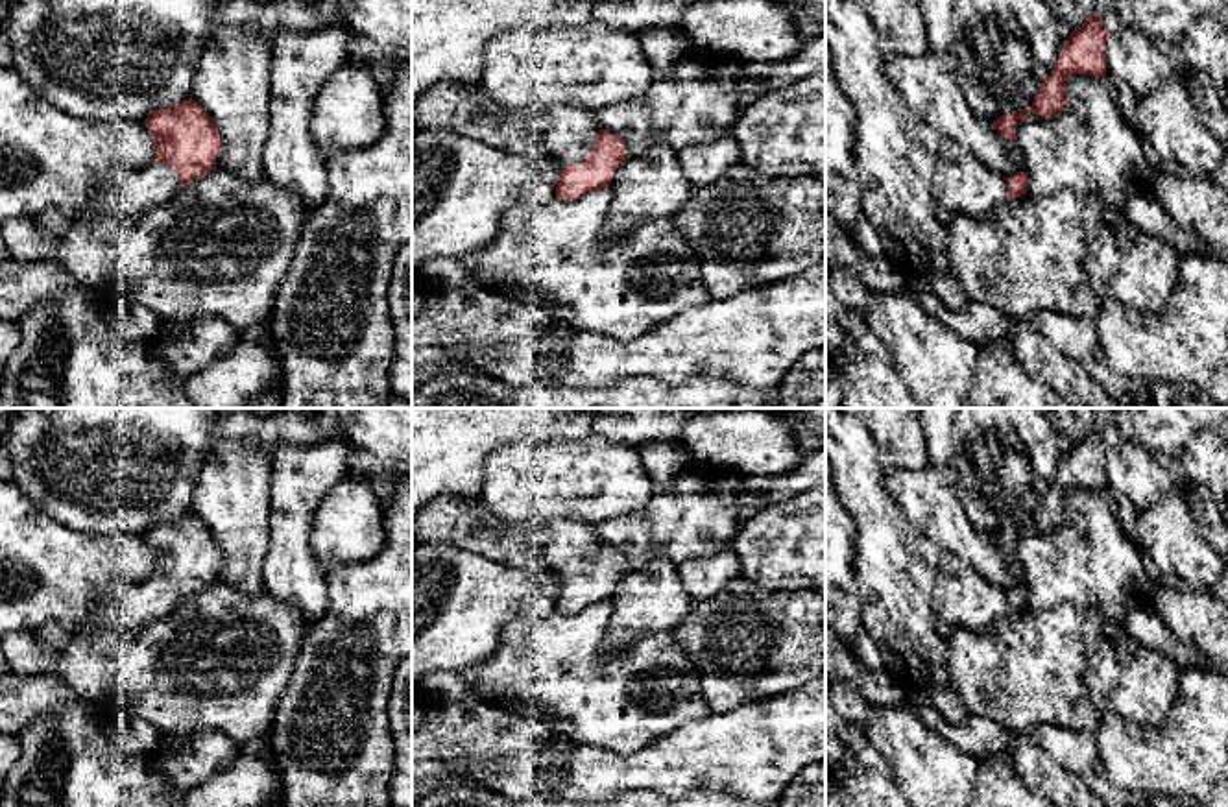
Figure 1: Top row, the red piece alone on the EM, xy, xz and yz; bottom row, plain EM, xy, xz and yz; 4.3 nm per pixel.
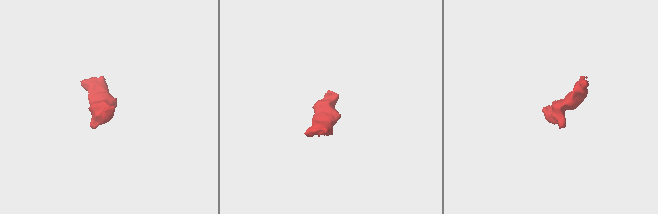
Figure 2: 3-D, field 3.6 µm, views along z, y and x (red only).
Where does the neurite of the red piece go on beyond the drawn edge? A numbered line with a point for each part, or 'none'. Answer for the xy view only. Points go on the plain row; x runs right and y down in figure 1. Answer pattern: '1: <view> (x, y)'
1: xy (132, 606)

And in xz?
1: xz (565, 547)

